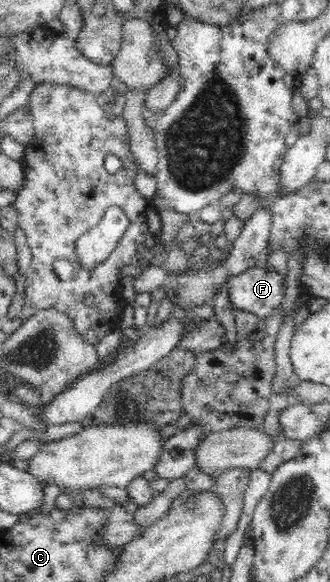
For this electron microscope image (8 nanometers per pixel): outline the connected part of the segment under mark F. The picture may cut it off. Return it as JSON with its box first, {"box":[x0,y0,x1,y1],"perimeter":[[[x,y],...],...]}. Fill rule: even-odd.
{"box":[228,266,284,319],"perimeter":[[[258,266],[228,279],[229,298],[233,309],[254,313],[267,319],[280,308],[284,299],[284,278],[273,266]]]}

